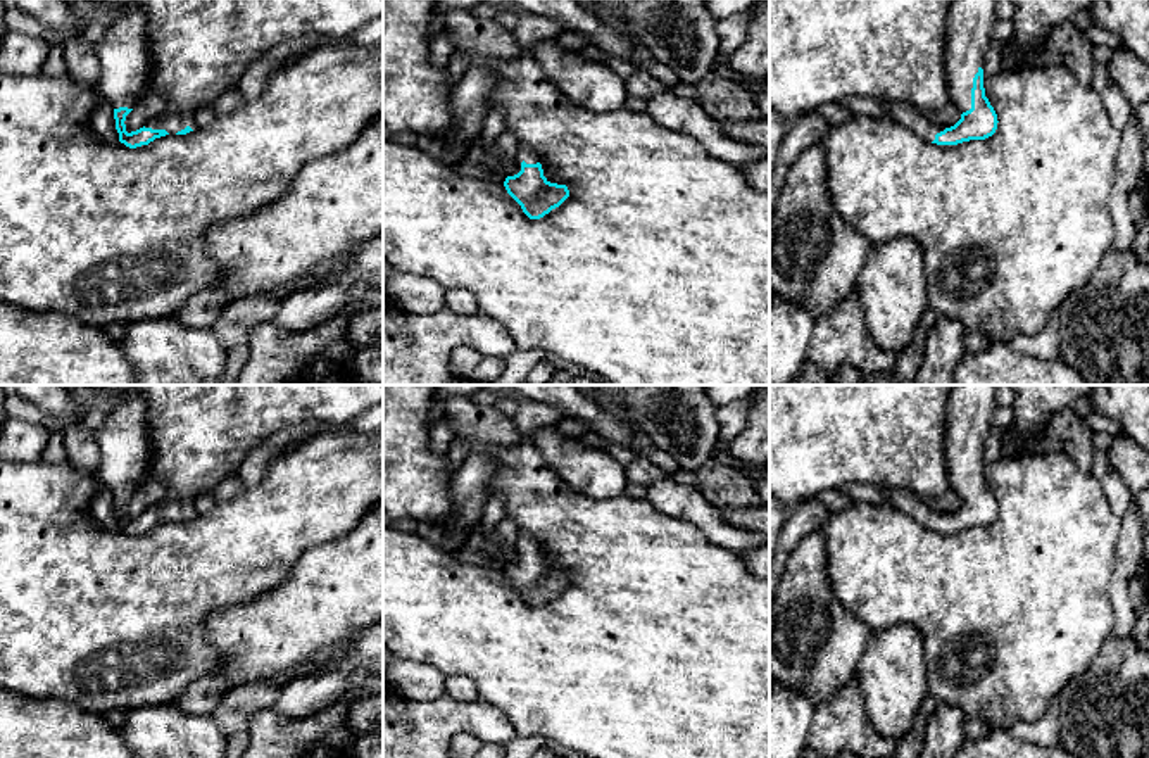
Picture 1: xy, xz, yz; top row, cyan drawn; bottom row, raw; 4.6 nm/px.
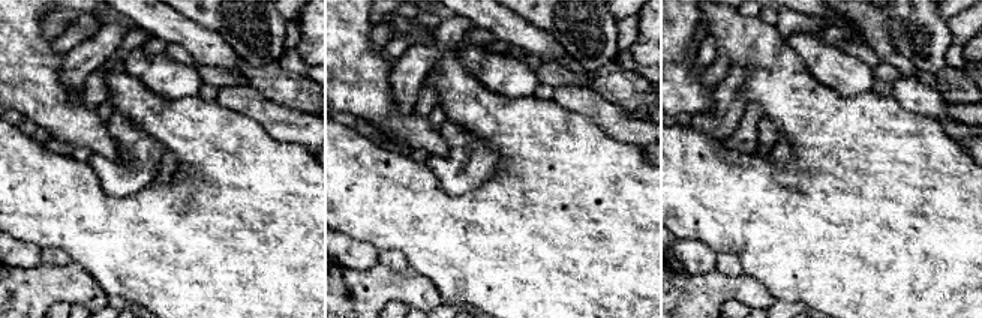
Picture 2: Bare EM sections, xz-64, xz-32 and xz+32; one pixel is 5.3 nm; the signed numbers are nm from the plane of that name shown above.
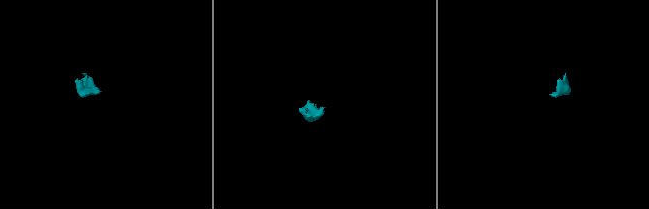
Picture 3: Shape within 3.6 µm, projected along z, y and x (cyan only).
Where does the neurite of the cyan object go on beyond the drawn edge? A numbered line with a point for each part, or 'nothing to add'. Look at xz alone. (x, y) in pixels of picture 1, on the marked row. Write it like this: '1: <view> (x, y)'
1: xz (525, 154)

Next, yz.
1: yz (970, 23)
2: yz (908, 116)

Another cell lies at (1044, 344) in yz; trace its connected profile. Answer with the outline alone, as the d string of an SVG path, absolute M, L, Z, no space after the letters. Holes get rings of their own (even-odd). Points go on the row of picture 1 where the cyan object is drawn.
M1056 311L1049 314L1045 326L1037 333L1016 333L1009 340L1011 347L1021 354L1039 359L1059 359L1059 316Z

